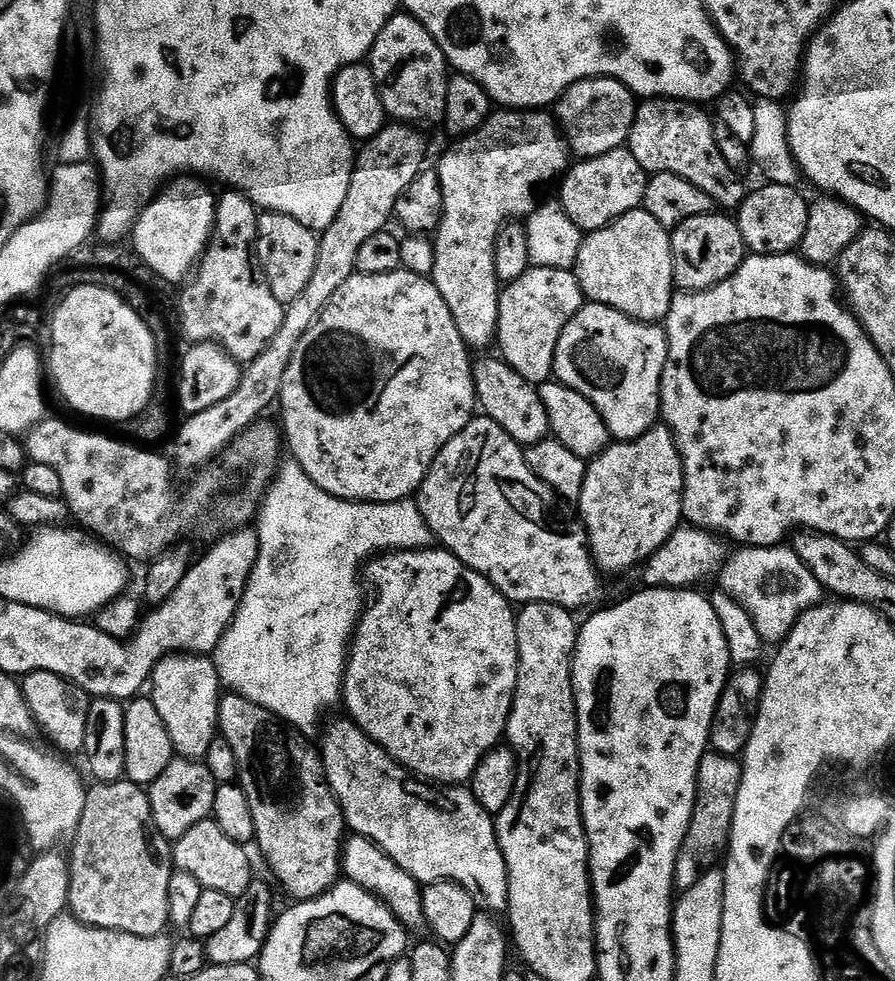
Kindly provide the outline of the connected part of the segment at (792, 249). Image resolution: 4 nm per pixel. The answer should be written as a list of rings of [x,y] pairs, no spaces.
[[[771,182],[765,185],[765,188],[750,193],[740,204],[738,223],[745,249],[753,256],[786,256],[795,253],[806,240],[804,200],[795,192],[795,187]]]

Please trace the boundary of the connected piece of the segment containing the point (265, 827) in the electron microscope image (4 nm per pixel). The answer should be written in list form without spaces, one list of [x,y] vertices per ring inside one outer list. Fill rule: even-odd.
[[[235,694],[221,695],[218,732],[238,758],[238,783],[246,798],[250,798],[250,810],[254,814],[256,827],[255,843],[260,844],[261,850],[268,855],[268,864],[272,867],[273,874],[280,879],[281,886],[290,895],[296,896],[292,898],[303,902],[329,892],[341,879],[342,874],[330,874],[330,850],[343,853],[346,825],[340,803],[336,801],[328,785],[321,753],[317,749],[315,752],[306,741],[291,736],[296,734],[283,730],[288,731],[262,706]]]

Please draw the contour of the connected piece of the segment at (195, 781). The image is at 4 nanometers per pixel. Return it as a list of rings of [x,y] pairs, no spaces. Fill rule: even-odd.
[[[173,759],[170,766],[147,789],[148,797],[152,803],[152,821],[158,826],[160,835],[169,842],[180,840],[198,822],[209,819],[212,816],[212,807],[216,797],[218,785],[210,774],[207,763],[196,760]]]

